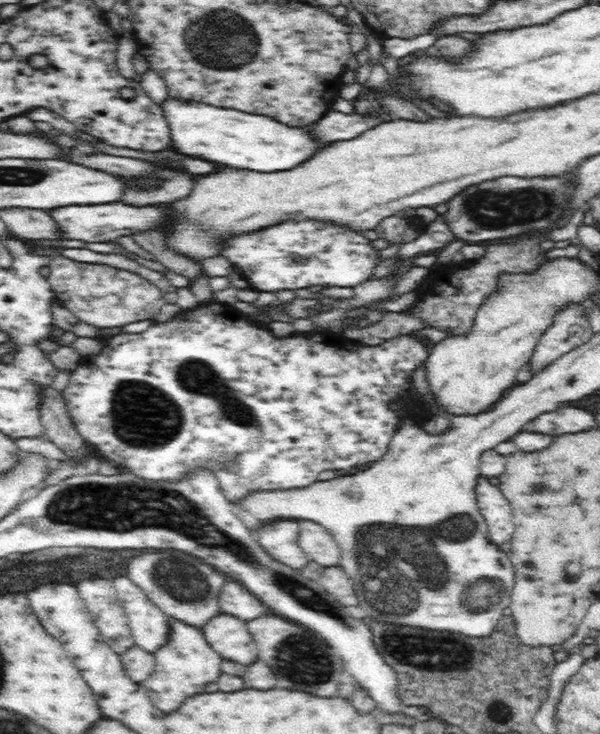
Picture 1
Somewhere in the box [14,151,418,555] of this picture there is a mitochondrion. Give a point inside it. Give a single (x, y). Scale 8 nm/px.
(143, 416)

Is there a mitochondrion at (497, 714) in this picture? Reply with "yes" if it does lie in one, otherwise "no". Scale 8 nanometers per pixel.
yes

